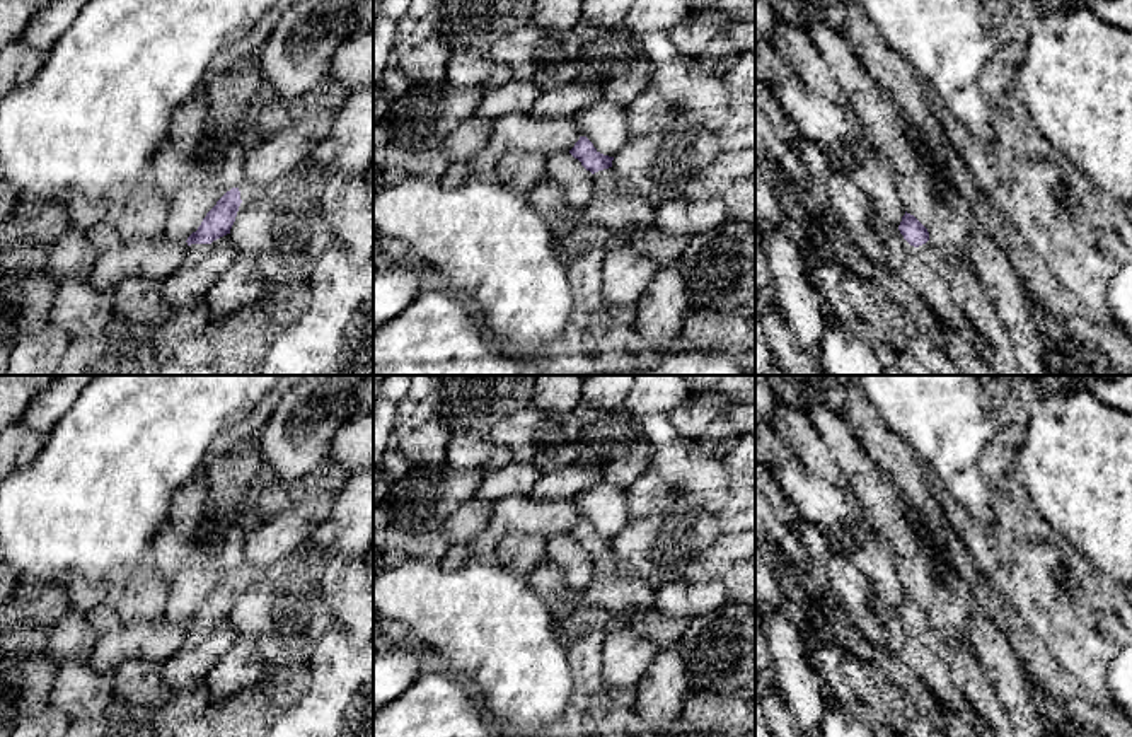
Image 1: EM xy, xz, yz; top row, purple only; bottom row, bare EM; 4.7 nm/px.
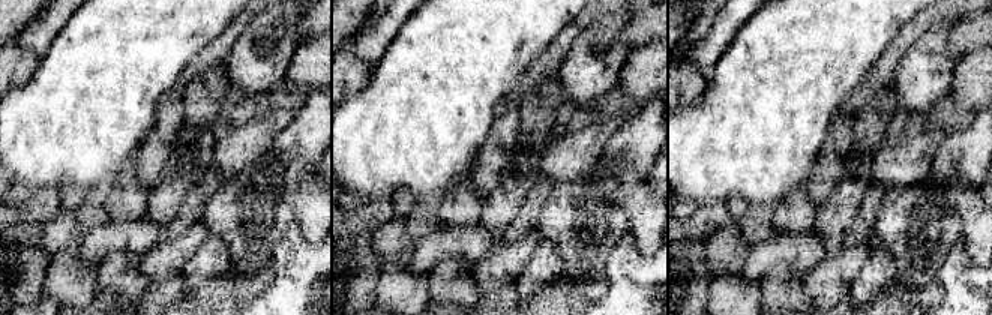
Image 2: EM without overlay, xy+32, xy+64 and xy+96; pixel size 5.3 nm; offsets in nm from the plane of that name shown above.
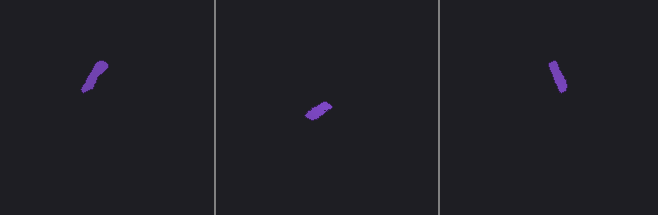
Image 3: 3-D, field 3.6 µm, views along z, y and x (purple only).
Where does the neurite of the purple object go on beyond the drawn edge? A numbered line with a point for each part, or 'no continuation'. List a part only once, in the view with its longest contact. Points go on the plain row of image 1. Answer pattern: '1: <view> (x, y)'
1: xy (195, 635)

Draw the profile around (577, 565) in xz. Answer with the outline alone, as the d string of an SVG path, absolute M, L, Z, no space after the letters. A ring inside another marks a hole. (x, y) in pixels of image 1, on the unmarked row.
M569 534L547 539L547 560L554 563L569 589L580 592L593 577L593 558Z

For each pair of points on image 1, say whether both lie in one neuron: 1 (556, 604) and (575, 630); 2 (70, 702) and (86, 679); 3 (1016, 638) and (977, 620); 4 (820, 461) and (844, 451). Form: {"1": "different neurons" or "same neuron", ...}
{"1": "different neurons", "2": "same neuron", "3": "different neurons", "4": "different neurons"}

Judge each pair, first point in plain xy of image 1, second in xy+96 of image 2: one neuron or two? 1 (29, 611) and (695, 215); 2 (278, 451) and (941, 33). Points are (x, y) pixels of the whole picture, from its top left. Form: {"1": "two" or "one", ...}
{"1": "one", "2": "one"}

